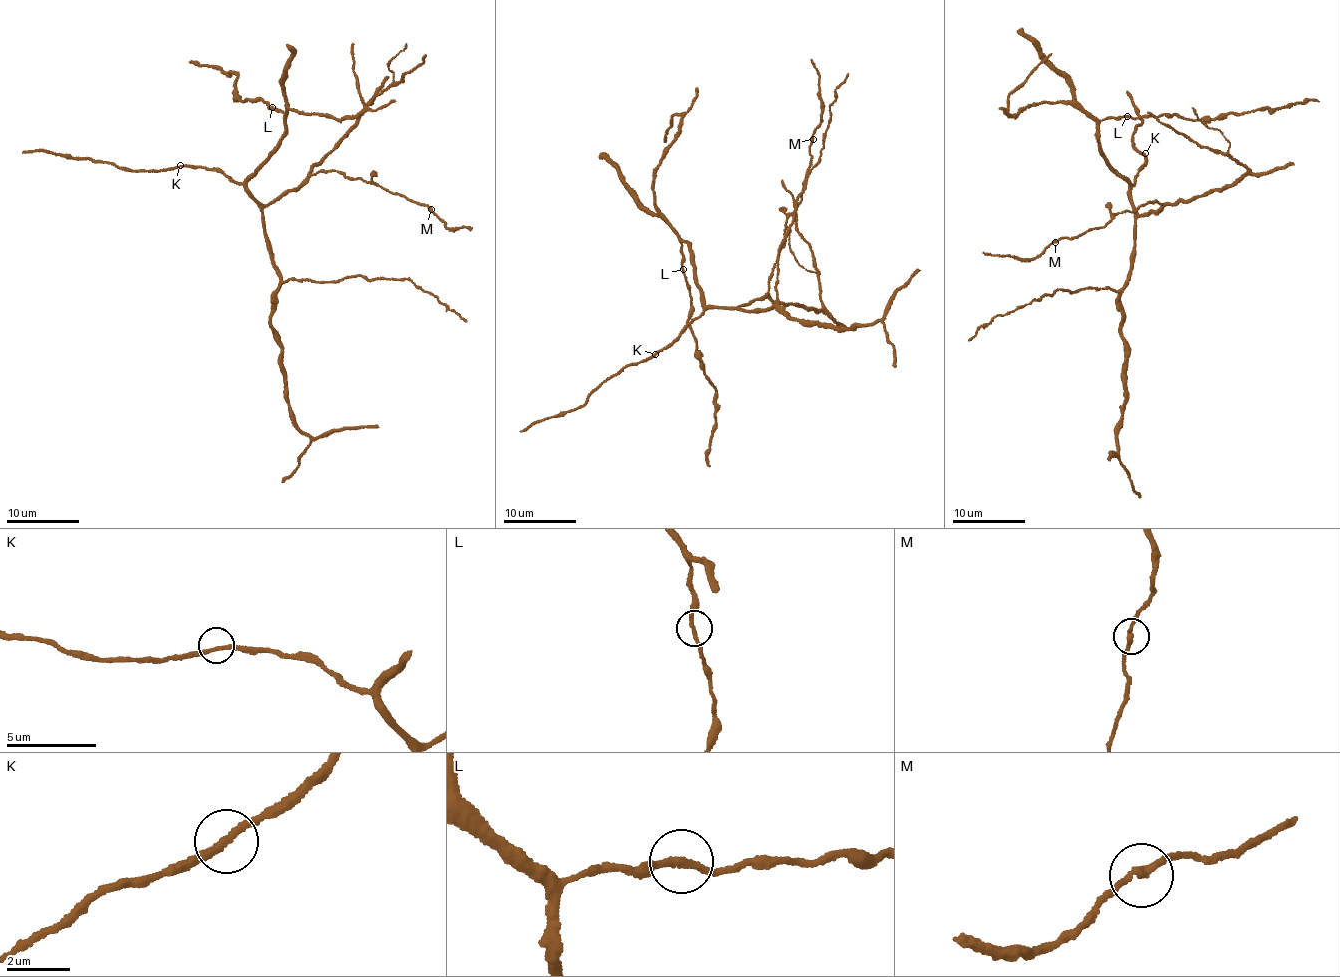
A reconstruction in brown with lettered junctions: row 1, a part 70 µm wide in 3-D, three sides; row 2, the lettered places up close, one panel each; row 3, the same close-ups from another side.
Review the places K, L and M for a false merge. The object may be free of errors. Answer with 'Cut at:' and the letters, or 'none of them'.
Cut at: none of them

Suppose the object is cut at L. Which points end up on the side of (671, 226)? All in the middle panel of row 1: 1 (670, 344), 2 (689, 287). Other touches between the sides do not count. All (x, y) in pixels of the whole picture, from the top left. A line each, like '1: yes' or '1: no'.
1: yes
2: no

